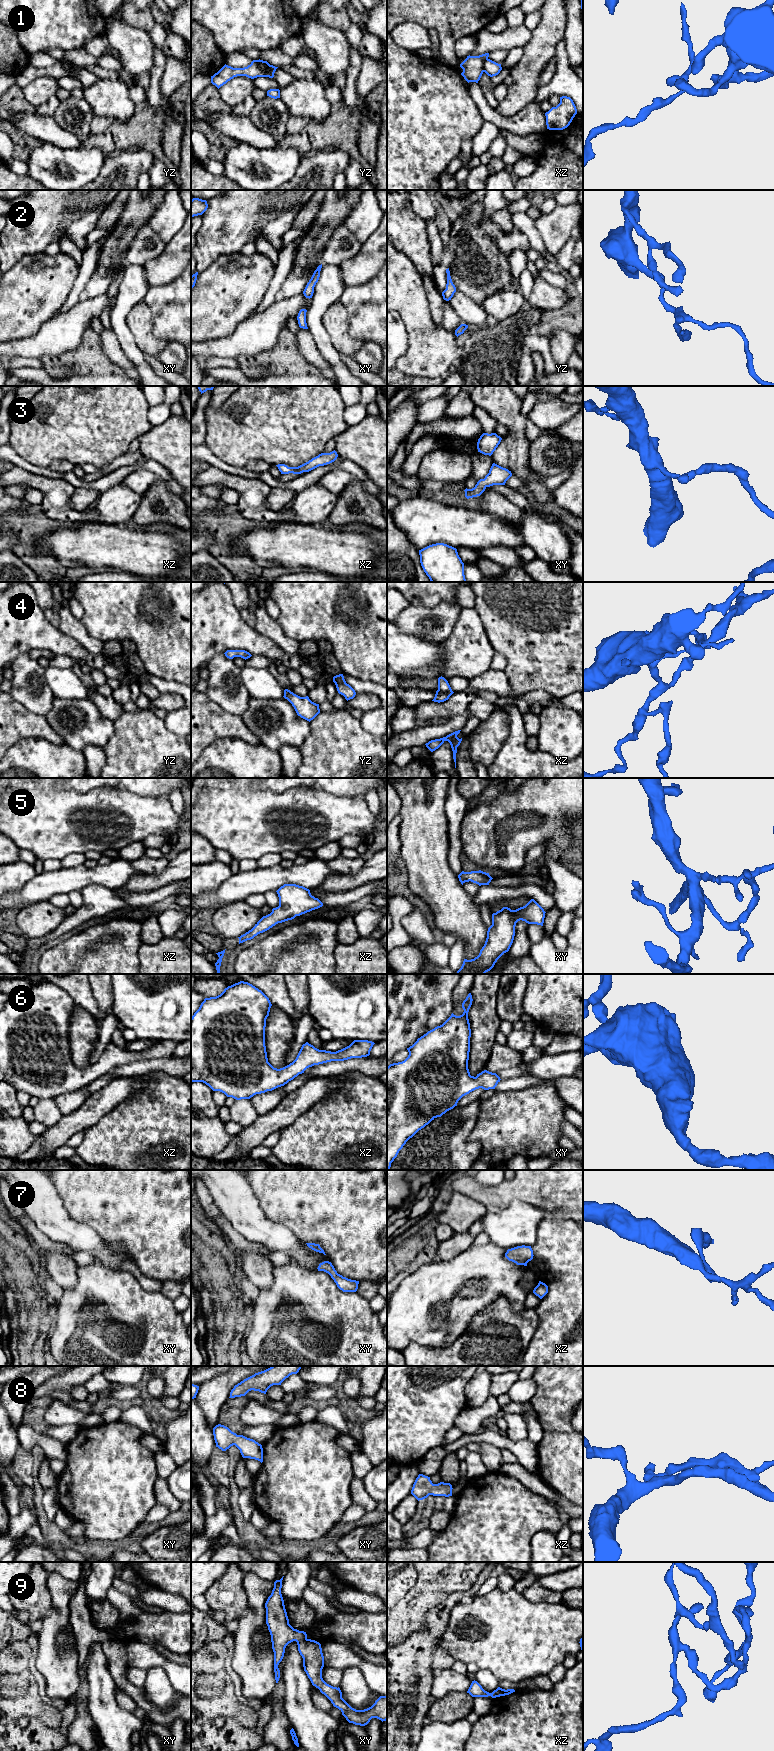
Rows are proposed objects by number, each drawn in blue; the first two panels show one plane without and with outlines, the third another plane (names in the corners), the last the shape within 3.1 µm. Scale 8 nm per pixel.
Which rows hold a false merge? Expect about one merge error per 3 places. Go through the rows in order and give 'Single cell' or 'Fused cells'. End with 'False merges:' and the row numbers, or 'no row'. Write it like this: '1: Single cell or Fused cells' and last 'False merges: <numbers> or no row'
1: Fused cells
2: Single cell
3: Single cell
4: Single cell
5: Single cell
6: Single cell
7: Single cell
8: Single cell
9: Fused cells
False merges: 1, 9

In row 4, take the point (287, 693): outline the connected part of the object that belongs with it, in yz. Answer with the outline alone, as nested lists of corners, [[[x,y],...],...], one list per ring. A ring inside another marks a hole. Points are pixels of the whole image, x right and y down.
[[[285,689],[283,697],[292,704],[298,716],[309,722],[320,713],[319,704],[312,702],[308,696],[300,697]]]

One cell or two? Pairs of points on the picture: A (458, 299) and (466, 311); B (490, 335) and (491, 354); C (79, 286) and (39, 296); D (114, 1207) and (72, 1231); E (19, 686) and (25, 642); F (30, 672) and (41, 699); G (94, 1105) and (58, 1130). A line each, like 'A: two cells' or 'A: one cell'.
A: one cell
B: one cell
C: two cells
D: two cells
E: two cells
F: one cell
G: one cell

